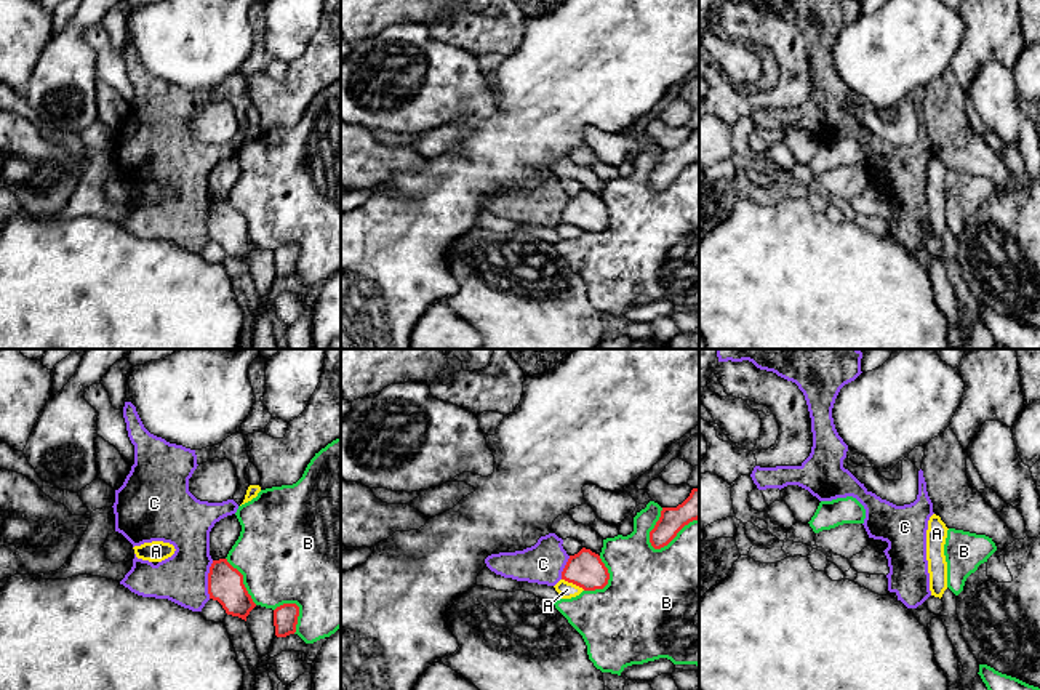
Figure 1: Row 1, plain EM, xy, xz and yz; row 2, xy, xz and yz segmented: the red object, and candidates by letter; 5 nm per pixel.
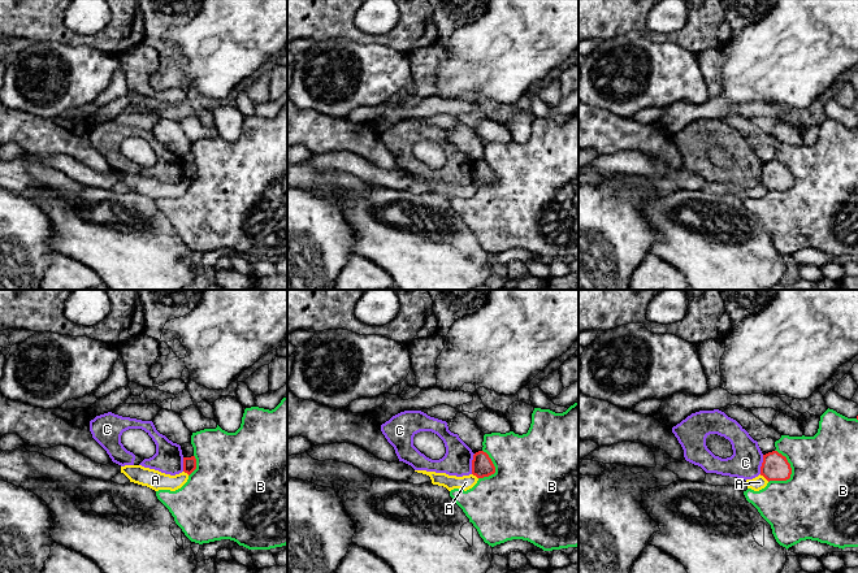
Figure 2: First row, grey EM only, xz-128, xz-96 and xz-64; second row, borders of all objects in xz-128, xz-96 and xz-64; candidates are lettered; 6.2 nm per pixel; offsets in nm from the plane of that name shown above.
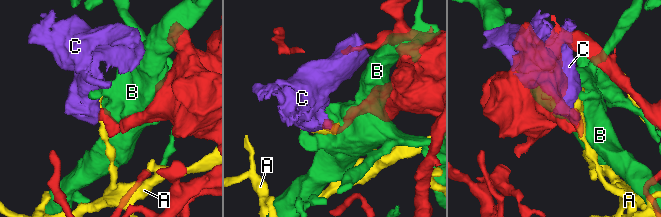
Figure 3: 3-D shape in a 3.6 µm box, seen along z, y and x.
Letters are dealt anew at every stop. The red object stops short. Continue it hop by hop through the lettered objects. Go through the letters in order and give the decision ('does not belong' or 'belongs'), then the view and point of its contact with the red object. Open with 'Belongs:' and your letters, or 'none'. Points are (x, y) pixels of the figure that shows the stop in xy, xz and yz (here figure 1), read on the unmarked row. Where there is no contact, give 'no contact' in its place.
Belongs: none
A: does not belong; contact xz (573, 224)
B: does not belong; contact xz (674, 178)
C: does not belong; contact xy (208, 221)

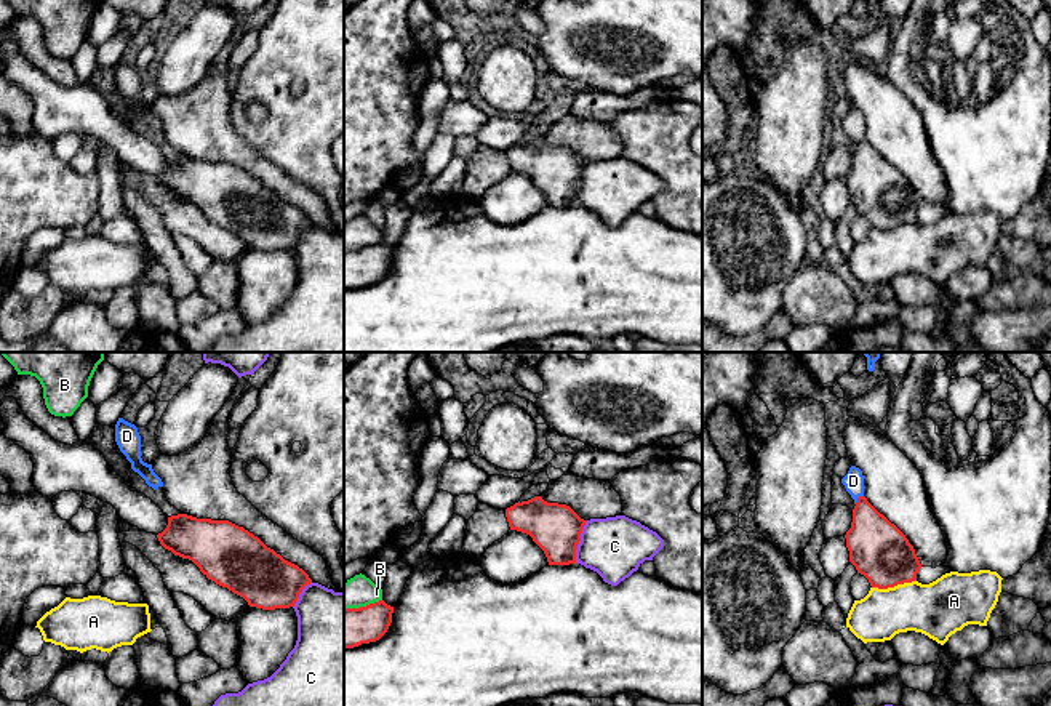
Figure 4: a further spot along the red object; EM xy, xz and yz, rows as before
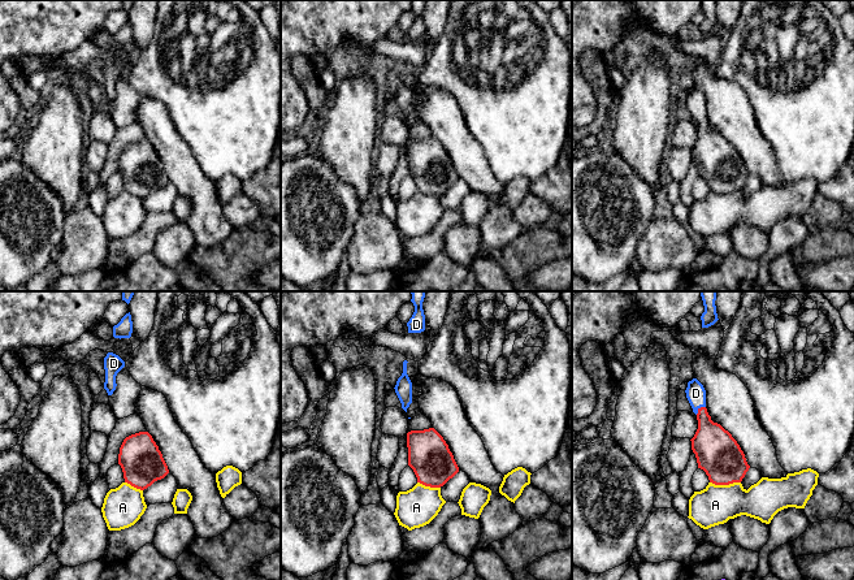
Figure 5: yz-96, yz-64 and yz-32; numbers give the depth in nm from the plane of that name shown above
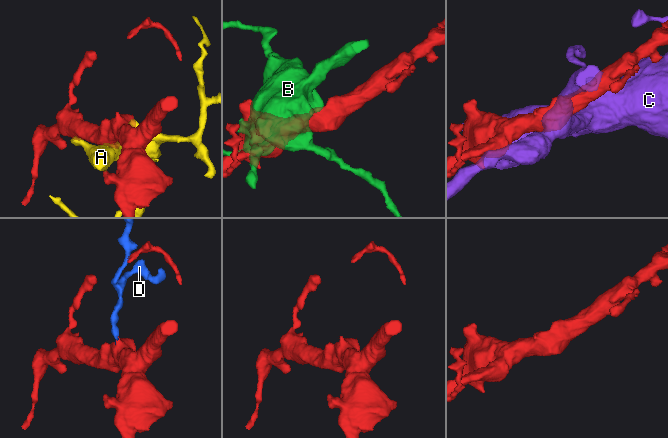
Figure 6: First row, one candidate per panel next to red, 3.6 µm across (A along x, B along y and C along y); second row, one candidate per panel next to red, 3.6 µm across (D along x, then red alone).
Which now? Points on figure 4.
Belongs: D
A: does not belong; contact yz (893, 228)
B: does not belong; contact xz (362, 248)
C: does not belong; contact xz (579, 181)
D: belongs; contact yz (858, 140)

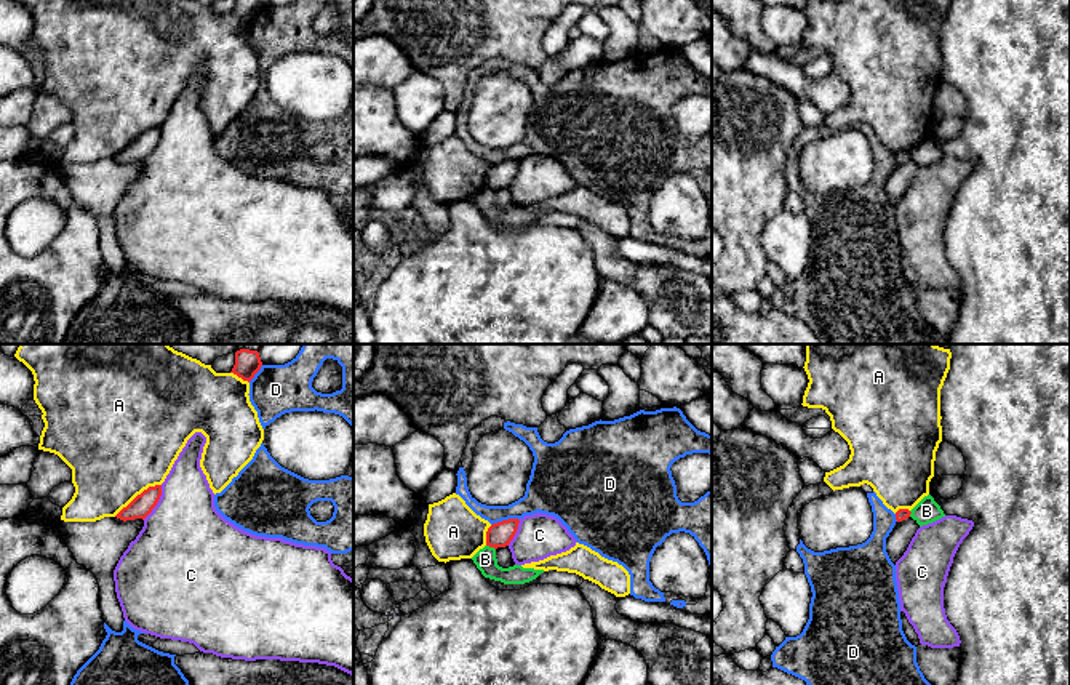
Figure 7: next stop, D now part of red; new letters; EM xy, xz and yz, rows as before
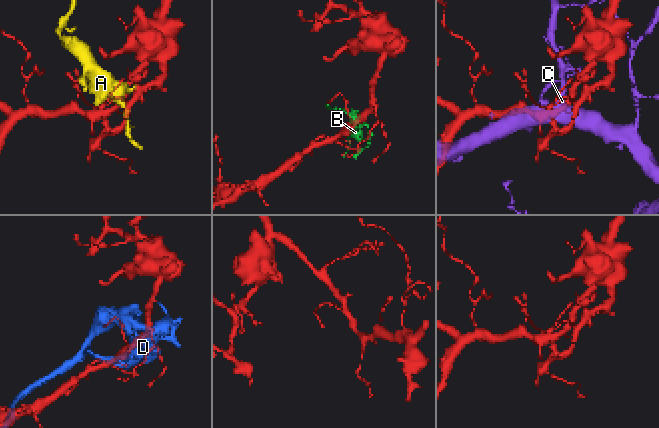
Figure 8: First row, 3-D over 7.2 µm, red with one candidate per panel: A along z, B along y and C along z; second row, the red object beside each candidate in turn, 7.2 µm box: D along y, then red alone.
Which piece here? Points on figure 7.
Belongs: none
A: does not belong; contact xy (138, 136)
B: does not belong; contact xz (491, 188)
C: does not belong; contact xy (157, 143)
D: does not belong; contact xz (504, 162)

